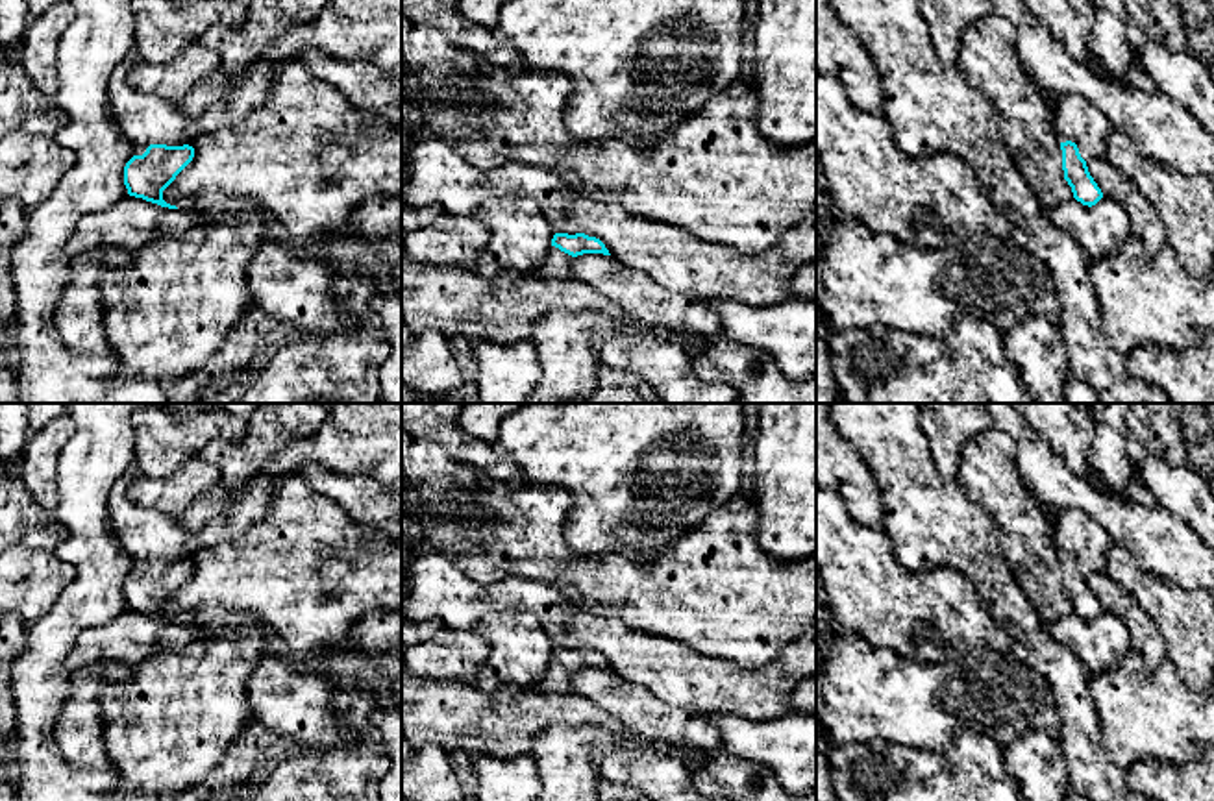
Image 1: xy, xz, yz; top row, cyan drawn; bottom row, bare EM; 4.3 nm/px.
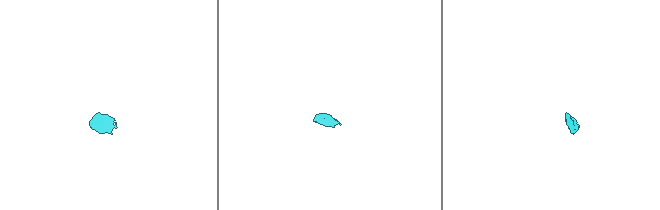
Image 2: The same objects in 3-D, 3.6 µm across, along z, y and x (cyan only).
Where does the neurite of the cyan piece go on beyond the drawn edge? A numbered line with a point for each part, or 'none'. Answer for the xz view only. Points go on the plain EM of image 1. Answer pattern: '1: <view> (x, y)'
1: xz (556, 679)

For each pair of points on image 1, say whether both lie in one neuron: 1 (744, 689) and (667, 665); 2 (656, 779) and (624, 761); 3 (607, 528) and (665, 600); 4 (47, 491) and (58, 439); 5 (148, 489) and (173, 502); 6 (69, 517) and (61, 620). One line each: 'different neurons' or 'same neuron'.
1: same neuron
2: same neuron
3: different neurons
4: same neuron
5: same neuron
6: same neuron

